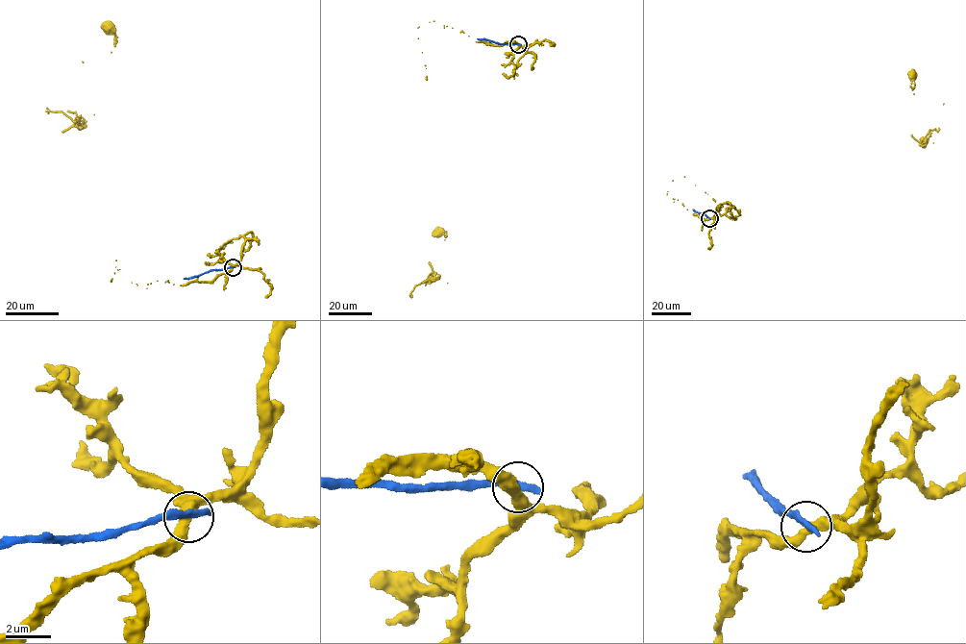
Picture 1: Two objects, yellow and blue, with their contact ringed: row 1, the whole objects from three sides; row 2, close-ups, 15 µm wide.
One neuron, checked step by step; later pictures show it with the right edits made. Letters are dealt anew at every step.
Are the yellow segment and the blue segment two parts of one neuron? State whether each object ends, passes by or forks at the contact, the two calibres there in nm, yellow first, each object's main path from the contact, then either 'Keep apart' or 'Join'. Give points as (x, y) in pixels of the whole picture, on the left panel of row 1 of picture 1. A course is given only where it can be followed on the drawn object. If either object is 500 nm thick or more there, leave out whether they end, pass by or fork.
At the ring yellow passes by. At the ring blue ends. Thickness 420 nm (yellow) against 360 nm. Course of yellow: (232, 267), (241, 258), (244, 237), (234, 238), (218, 248), (115, 42), (113, 31), (109, 29). Course of blue: (233, 267), (184, 278). Keep apart

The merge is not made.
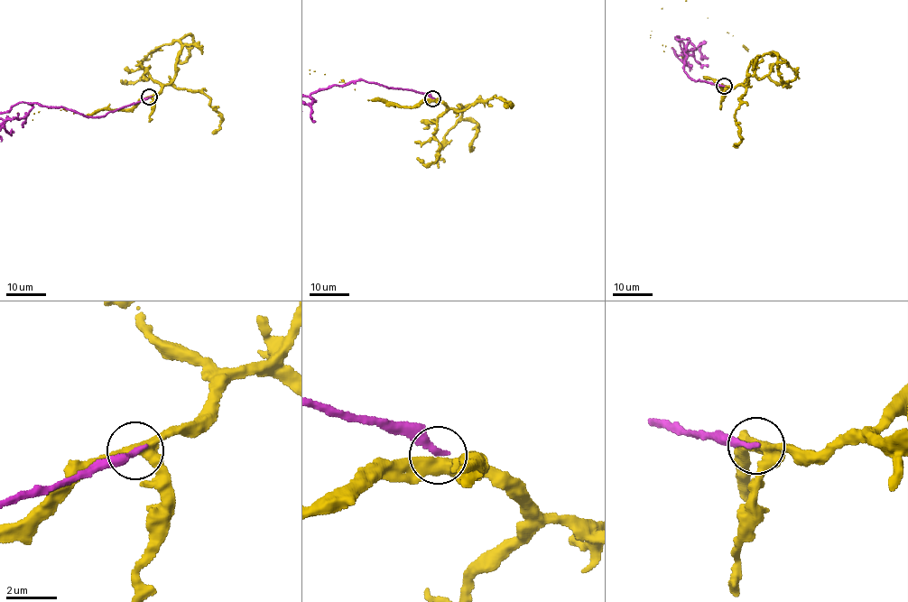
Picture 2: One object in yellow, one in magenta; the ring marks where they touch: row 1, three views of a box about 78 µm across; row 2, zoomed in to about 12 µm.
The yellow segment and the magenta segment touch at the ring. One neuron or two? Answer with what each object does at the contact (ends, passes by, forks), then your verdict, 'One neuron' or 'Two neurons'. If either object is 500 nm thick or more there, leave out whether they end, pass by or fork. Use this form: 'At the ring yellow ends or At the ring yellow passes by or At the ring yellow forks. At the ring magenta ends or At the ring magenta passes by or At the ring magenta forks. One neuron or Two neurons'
At the ring yellow passes by. At the ring magenta ends. Two neurons

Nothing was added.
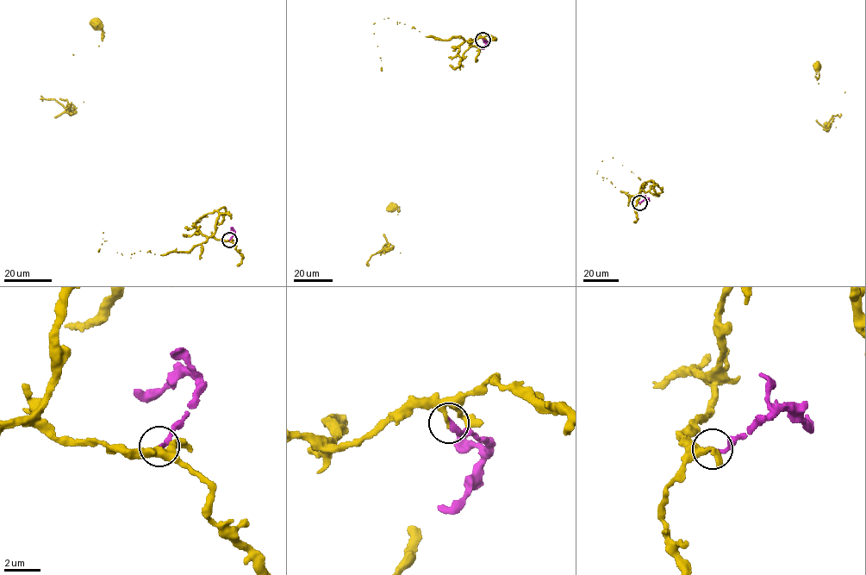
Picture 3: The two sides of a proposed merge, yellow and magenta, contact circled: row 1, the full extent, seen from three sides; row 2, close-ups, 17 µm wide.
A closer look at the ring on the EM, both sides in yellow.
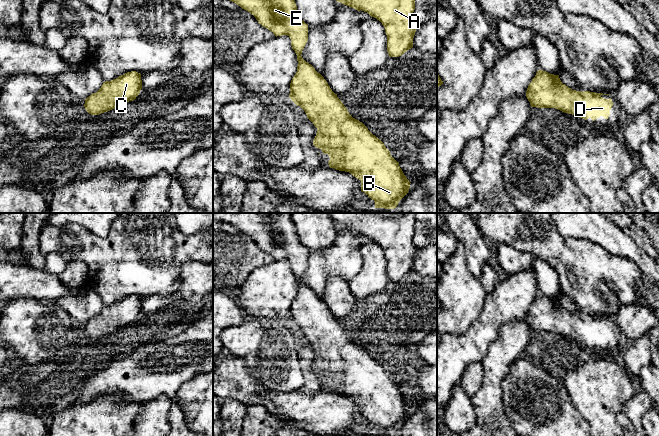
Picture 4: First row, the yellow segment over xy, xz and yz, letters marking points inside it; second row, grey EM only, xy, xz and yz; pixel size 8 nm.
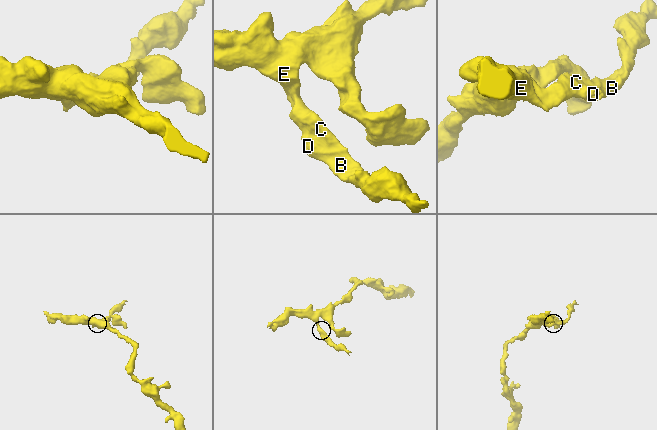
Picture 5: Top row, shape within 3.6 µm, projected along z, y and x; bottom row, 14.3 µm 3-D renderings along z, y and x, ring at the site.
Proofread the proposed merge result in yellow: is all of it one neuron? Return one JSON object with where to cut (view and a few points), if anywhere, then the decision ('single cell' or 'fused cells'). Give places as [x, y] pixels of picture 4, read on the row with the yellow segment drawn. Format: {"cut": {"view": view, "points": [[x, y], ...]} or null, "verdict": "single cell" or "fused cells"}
{"cut": null, "verdict": "single cell"}

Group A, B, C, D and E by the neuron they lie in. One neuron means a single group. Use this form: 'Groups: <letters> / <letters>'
Groups: A B C D E

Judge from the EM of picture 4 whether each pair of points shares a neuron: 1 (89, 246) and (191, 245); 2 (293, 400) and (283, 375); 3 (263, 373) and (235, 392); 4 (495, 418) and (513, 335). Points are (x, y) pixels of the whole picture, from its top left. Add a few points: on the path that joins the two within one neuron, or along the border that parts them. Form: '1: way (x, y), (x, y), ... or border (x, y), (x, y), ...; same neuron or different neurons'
1: way (114, 248), (135, 248), (138, 245), (166, 245); same neuron
2: border (297, 389), (285, 392), (269, 391); different neurons
3: border (234, 356), (242, 359), (248, 369); different neurons
4: way (493, 397), (493, 374), (500, 356); same neuron

